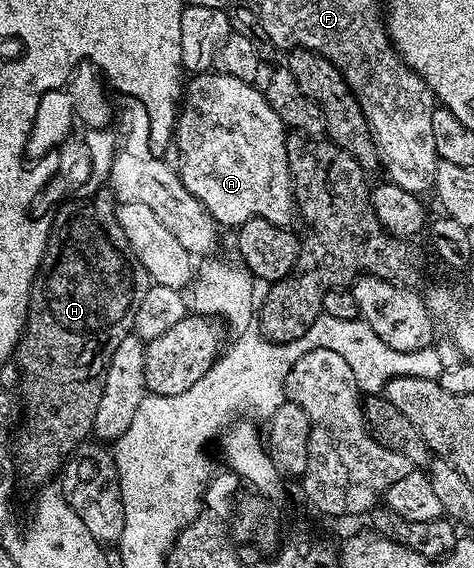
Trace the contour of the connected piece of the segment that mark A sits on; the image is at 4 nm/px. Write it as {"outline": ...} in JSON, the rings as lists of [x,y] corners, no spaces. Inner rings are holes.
{"outline":[[[211,70],[189,77],[180,104],[178,122],[174,126],[173,147],[178,148],[176,171],[182,177],[187,193],[206,207],[214,223],[237,226],[259,216],[281,228],[296,220],[294,181],[290,179],[286,138],[288,129],[272,110],[261,87],[240,82],[228,74]]]}

